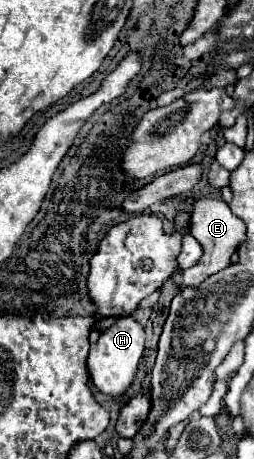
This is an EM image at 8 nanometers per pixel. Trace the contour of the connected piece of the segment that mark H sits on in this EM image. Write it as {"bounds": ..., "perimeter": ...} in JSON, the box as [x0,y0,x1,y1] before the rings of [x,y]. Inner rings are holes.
{"bounds":[87,315,145,399],"perimeter":[[[131,315],[99,319],[91,329],[91,351],[87,359],[87,369],[95,387],[103,395],[121,399],[133,385],[143,351],[145,351],[145,331]]]}

